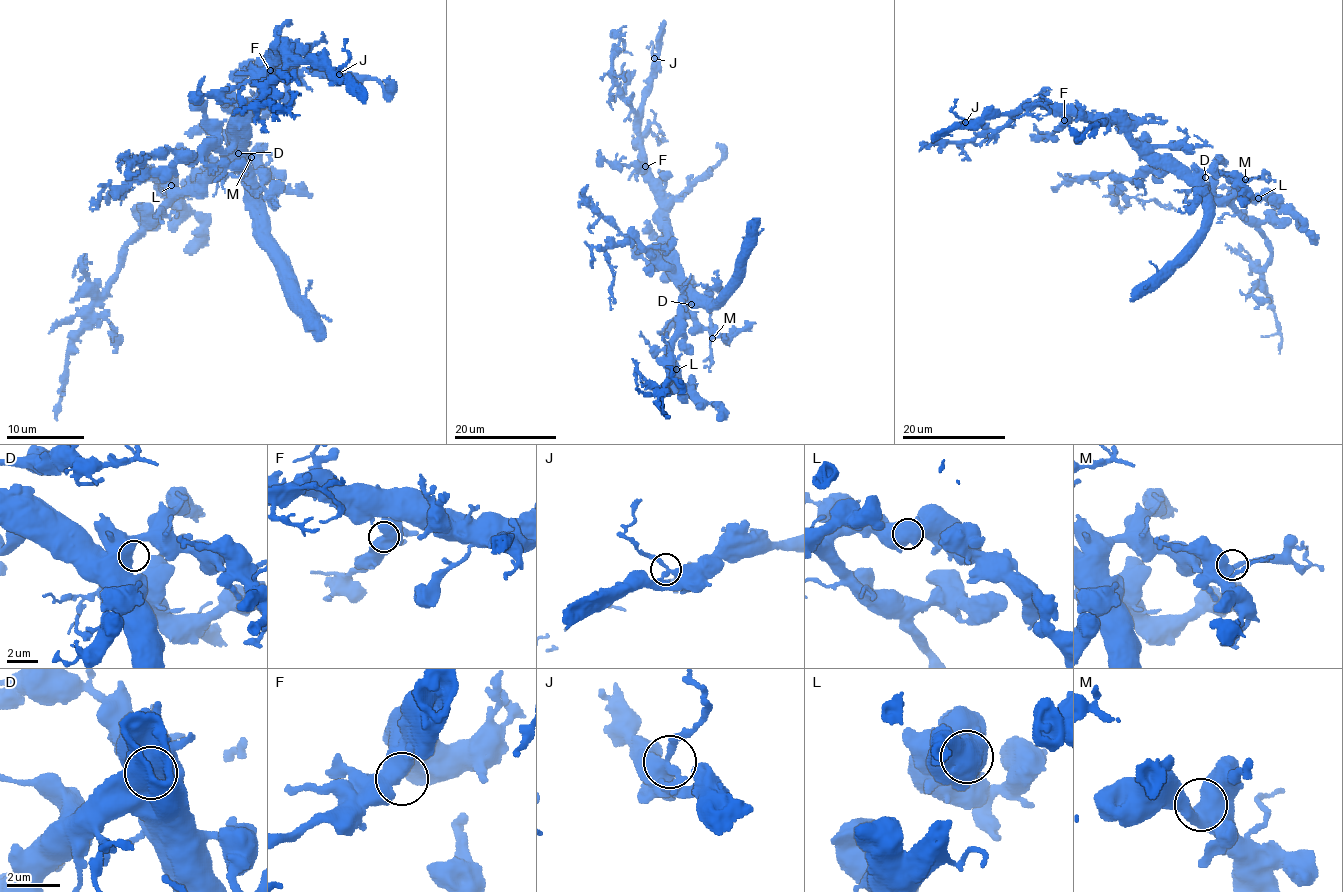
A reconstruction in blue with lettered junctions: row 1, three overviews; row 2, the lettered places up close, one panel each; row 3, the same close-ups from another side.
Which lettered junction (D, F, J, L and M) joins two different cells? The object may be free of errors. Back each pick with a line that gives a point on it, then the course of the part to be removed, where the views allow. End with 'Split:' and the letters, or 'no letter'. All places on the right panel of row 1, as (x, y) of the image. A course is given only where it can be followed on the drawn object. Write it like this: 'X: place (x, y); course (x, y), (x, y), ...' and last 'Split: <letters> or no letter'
Split: no letter

